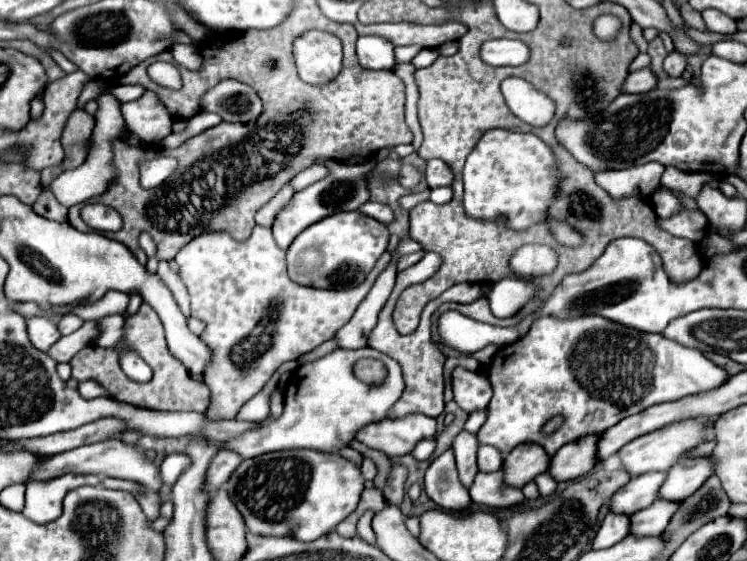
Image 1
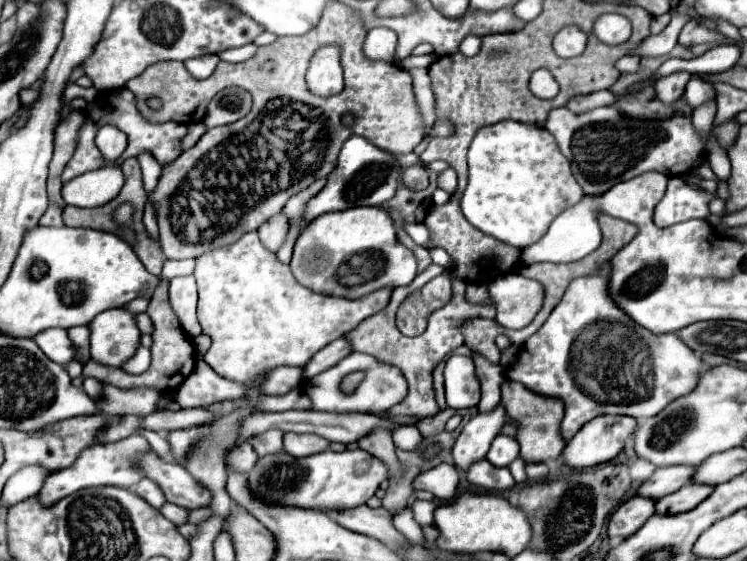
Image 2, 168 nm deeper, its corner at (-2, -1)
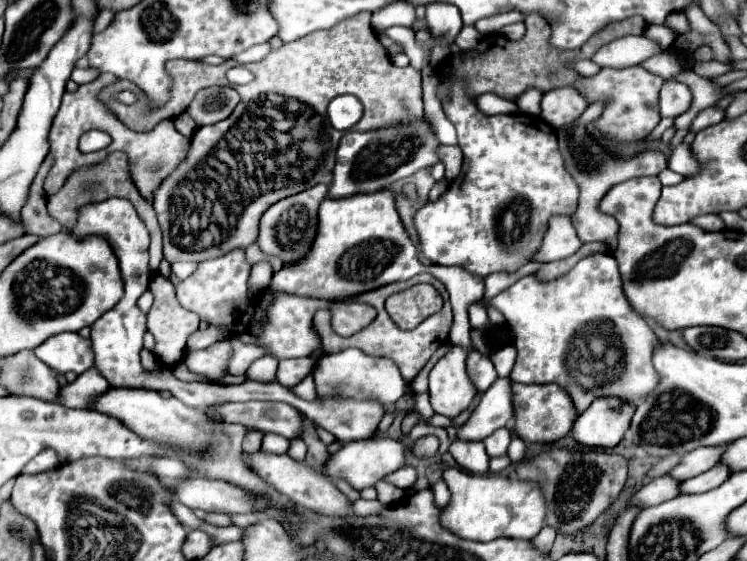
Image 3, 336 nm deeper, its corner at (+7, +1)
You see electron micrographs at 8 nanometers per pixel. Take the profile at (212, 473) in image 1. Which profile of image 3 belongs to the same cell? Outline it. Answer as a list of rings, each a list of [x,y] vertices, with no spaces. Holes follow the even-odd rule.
[[[250,431],[250,433],[244,437],[244,443],[242,443],[242,451],[244,451],[246,455],[250,455],[250,453],[256,453],[256,451],[260,449],[262,437],[264,437],[264,433],[260,433],[260,431]]]

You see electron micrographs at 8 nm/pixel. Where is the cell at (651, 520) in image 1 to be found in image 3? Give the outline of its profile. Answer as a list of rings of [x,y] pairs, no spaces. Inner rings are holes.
[[[716,465],[692,479],[686,479],[680,483],[680,495],[692,495],[692,493],[706,493],[718,485],[722,485],[728,479],[730,471],[724,465]]]

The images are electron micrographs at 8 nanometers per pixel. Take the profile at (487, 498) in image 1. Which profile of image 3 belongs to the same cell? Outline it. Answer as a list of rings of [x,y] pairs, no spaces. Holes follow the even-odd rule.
[[[456,439],[450,445],[450,453],[456,459],[456,463],[474,475],[486,475],[488,473],[488,455],[484,451],[484,443],[470,443],[470,441],[460,441]]]

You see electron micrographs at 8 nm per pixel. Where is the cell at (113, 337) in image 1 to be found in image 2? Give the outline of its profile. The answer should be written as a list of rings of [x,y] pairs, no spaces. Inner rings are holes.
[[[141,347],[141,349],[137,349],[135,357],[123,365],[123,371],[131,373],[131,375],[141,375],[149,369],[149,365],[151,365],[151,353],[149,353],[149,349]]]

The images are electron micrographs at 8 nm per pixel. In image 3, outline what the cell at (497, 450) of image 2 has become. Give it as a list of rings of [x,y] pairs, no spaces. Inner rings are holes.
[[[508,427],[498,429],[490,437],[486,437],[484,439],[484,445],[486,445],[488,457],[502,457],[502,455],[506,455],[508,445],[510,445],[510,439],[512,439],[512,433],[510,433]]]

